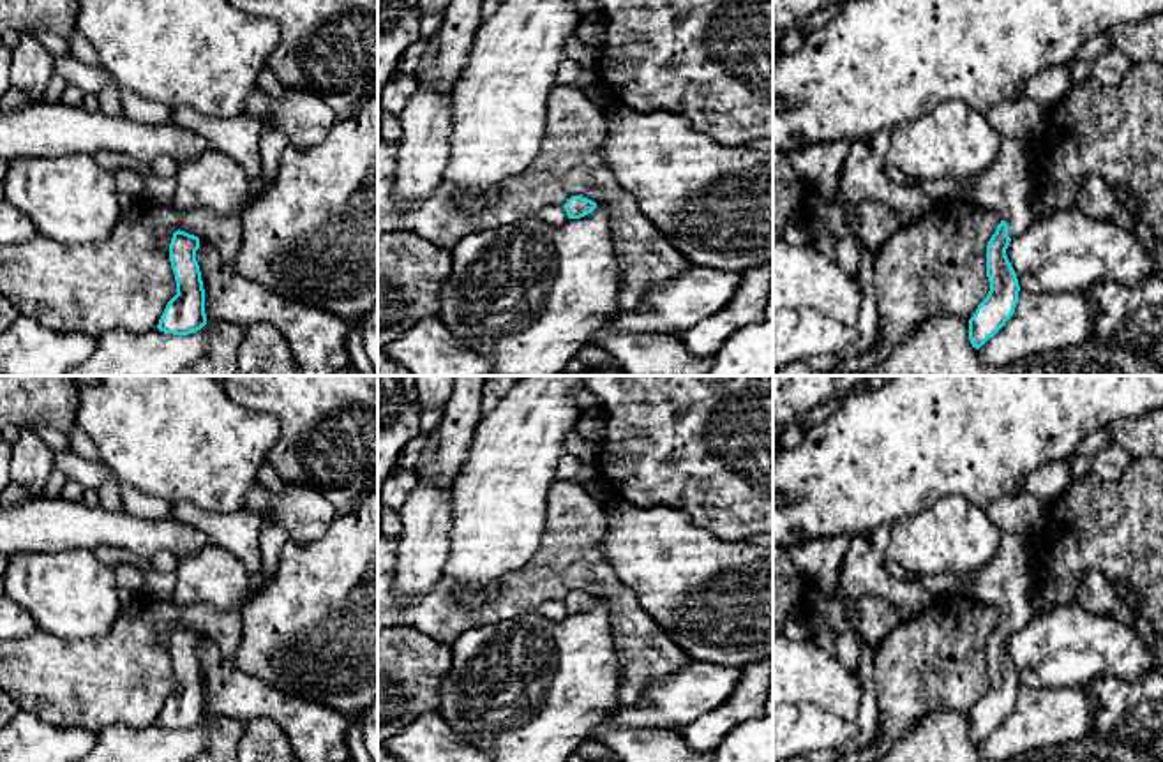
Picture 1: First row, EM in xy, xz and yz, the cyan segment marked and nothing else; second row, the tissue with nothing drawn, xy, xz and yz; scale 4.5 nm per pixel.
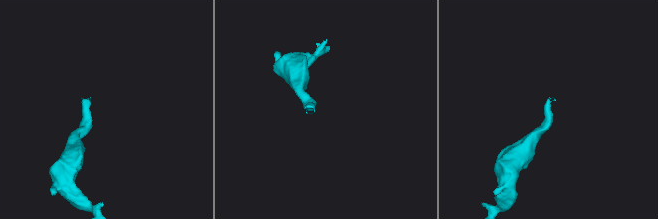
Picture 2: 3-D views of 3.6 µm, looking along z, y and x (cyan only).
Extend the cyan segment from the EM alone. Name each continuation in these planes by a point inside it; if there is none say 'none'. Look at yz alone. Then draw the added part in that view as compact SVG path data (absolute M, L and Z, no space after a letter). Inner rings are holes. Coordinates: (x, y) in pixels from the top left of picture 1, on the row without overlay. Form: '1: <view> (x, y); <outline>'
1: yz (1005, 582); M1002 534L995 557L971 577L965 594L997 607L1008 631L1018 631L1034 616L1029 600L1038 557L1031 538Z

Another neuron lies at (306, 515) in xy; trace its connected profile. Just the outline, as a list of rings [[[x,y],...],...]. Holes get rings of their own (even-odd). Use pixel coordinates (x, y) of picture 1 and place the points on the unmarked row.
[[[288,483],[284,492],[256,485],[247,492],[244,508],[265,515],[268,524],[281,524],[295,543],[323,536],[337,515],[323,496],[298,483]]]

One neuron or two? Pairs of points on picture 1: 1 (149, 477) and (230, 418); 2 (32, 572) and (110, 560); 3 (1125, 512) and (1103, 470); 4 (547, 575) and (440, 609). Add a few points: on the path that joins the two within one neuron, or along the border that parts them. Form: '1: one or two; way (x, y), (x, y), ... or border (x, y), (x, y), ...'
1: one; way (168, 457), (184, 441), (210, 431)
2: two; border (92, 552), (113, 570)
3: two; border (1133, 459), (1114, 482), (1102, 482), (1091, 473)
4: one; way (521, 593), (480, 618), (466, 618)

